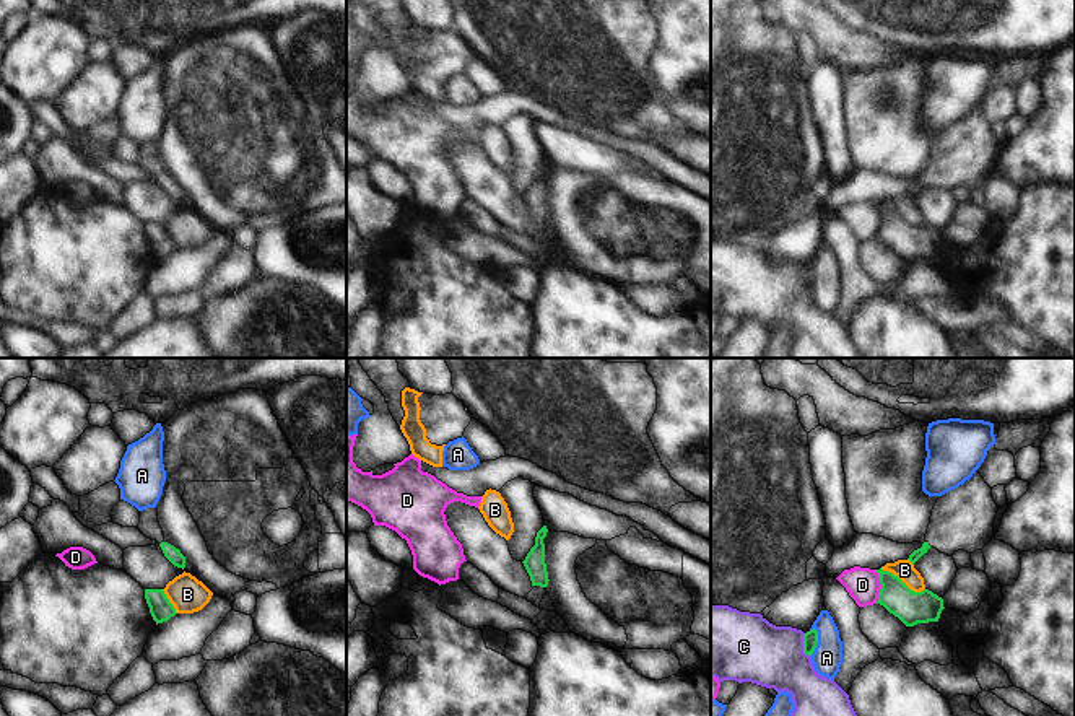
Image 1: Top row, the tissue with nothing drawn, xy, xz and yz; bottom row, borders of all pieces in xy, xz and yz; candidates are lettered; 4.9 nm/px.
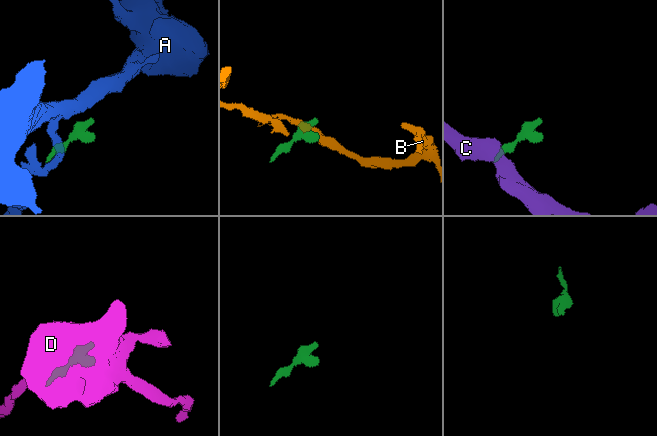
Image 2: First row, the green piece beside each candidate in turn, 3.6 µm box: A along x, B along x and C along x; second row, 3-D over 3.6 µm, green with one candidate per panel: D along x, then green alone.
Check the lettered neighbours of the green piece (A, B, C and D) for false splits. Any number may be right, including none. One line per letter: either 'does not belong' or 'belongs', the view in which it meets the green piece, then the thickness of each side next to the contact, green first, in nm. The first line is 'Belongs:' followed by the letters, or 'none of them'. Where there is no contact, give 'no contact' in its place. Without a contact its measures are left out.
Belongs: none of them
A: does not belong | yz | 80/150 nm
B: does not belong | yz | 160/100 nm
C: does not belong | yz | 80/320 nm
D: does not belong | yz | 160/160 nm

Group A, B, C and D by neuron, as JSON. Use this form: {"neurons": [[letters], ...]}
{"neurons": [["A"], ["B"], ["C"], ["D"]]}

